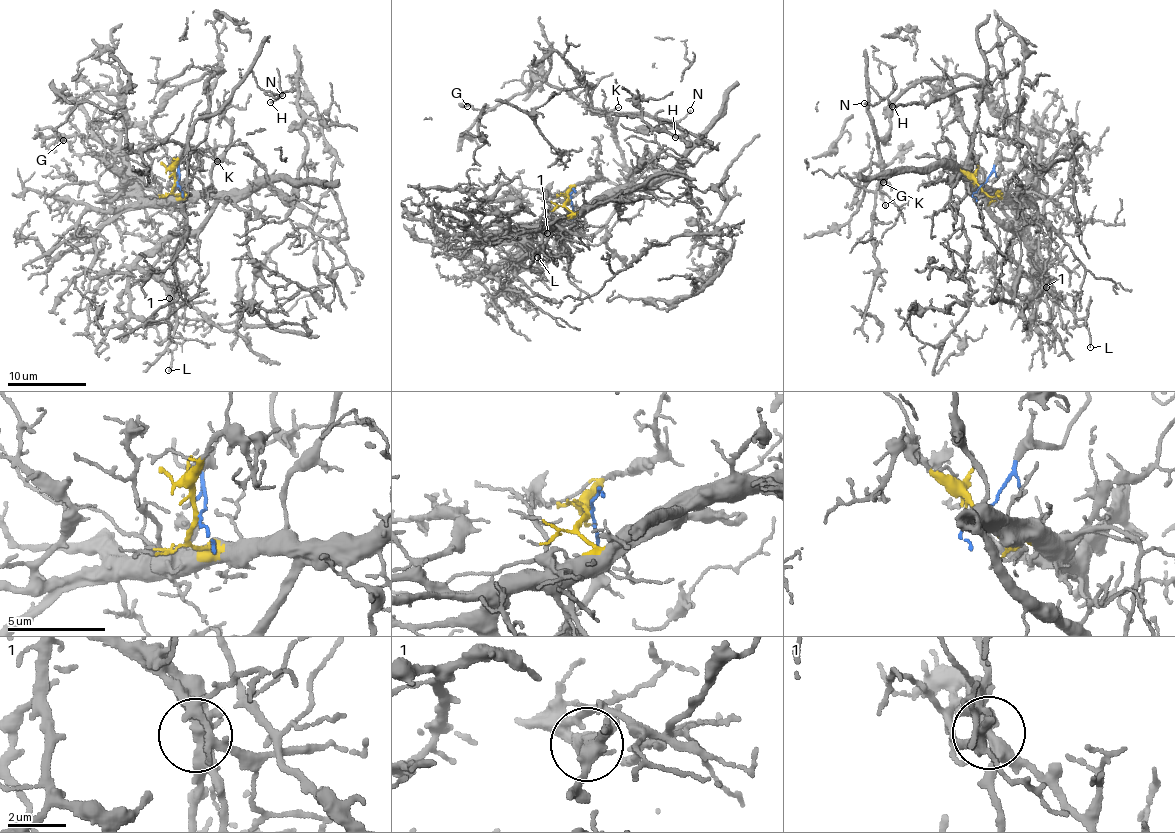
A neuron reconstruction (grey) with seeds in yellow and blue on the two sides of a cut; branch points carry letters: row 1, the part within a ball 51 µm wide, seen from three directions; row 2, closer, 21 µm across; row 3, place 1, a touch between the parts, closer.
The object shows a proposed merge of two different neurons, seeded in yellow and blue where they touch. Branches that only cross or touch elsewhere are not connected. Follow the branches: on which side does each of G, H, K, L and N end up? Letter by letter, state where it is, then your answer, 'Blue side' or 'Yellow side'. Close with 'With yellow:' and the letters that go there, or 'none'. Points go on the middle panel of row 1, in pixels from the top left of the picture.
G: Place: (467, 106). Blue side
H: Place: (675, 137). Blue side
K: Place: (618, 107). Blue side
L: Place: (537, 257). Yellow side
N: Place: (690, 110). Blue side
With yellow: L

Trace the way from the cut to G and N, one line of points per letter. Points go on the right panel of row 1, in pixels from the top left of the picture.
G: (980, 187), (1024, 126), (972, 76), (915, 80), (860, 203), (857, 176), (881, 168), (886, 204)
N: (980, 187), (1026, 128), (1000, 117), (985, 84), (915, 80), (882, 137), (869, 89), (880, 97), (864, 104)

